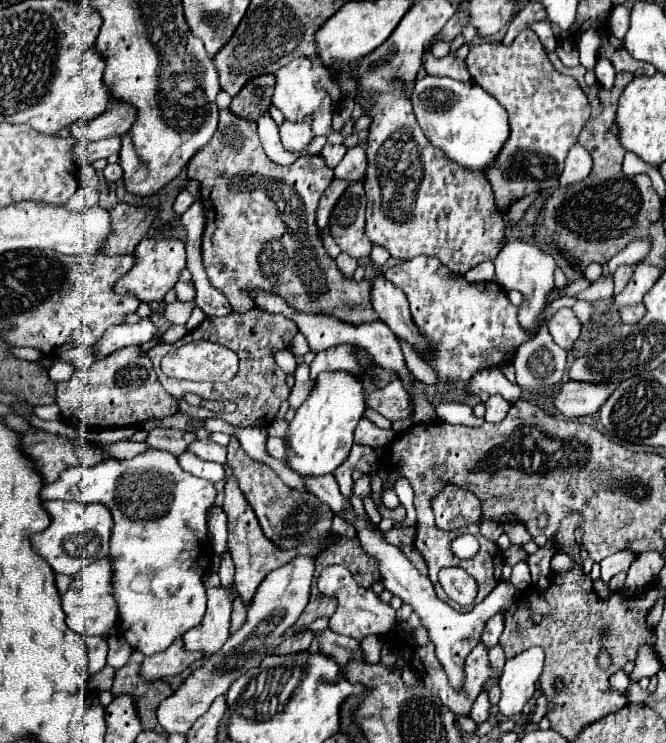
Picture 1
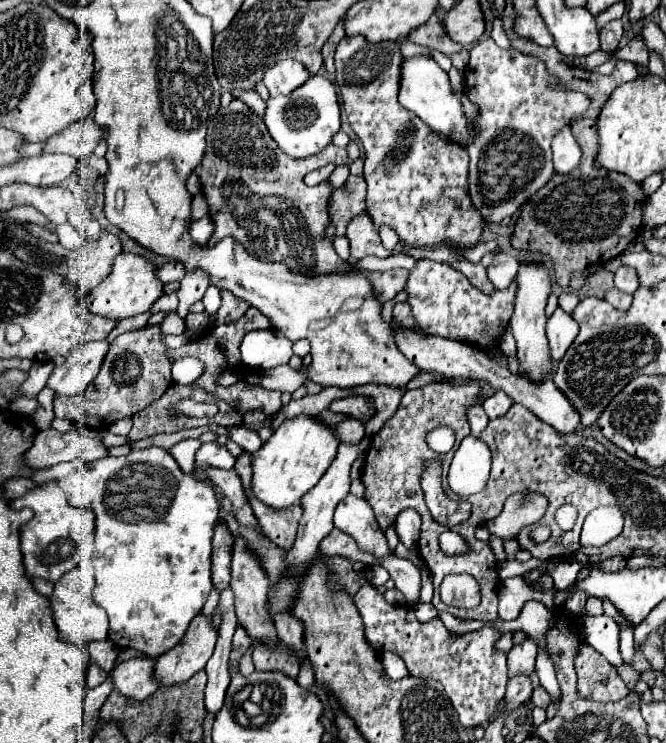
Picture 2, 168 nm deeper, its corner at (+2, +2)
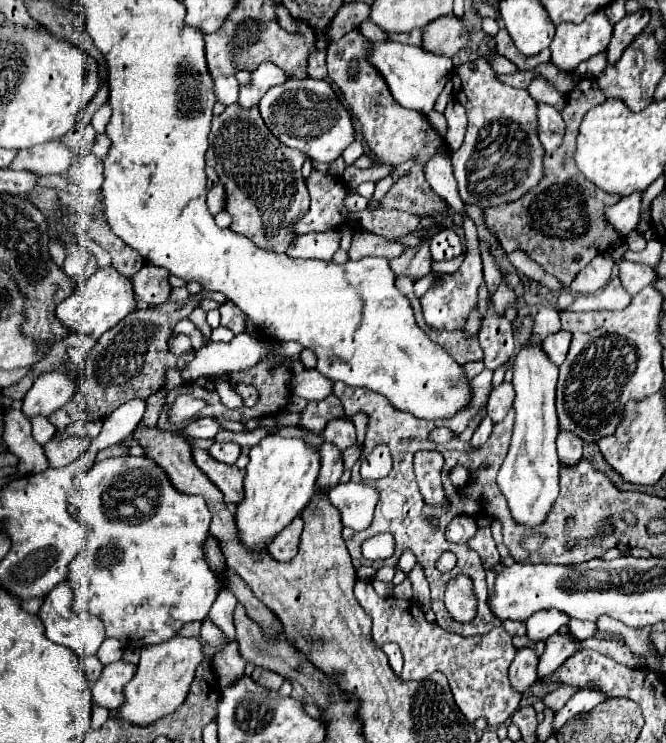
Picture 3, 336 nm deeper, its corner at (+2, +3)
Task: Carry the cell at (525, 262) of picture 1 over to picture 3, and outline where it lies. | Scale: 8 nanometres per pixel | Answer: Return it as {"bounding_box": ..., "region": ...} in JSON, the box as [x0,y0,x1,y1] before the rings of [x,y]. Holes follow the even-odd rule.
{"bounding_box":[497,339,559,525],"region":[[[529,339],[513,359],[513,387],[515,387],[515,427],[509,453],[499,469],[497,485],[507,497],[507,505],[517,523],[537,525],[545,521],[557,493],[559,493],[559,457],[555,439],[559,421],[555,413],[555,383],[557,365],[551,363],[541,343]]]}

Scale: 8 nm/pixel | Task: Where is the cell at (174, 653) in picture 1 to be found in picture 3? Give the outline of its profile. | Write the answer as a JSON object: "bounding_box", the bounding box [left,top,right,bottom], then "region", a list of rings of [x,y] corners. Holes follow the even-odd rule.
{"bounding_box":[93,661,135,709],"region":[[[115,661],[105,665],[99,681],[93,685],[93,703],[103,705],[107,709],[121,707],[125,703],[123,687],[135,675],[135,665],[125,661]]]}

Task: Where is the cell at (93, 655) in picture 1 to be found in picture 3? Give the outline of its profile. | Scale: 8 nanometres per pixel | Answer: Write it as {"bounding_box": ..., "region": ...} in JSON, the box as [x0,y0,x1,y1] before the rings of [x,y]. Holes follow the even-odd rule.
{"bounding_box":[97,639,123,665],"region":[[[105,639],[97,651],[97,657],[103,665],[109,665],[111,661],[119,661],[123,655],[123,645],[117,639]]]}

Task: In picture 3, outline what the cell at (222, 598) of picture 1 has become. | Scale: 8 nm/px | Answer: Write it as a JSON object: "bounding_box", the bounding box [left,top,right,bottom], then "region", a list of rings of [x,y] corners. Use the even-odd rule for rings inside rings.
{"bounding_box":[119,637,205,725],"region":[[[181,637],[169,639],[167,643],[159,643],[155,647],[143,647],[141,659],[137,665],[137,675],[125,687],[125,705],[121,707],[119,717],[137,725],[149,725],[163,715],[175,711],[179,703],[189,693],[189,685],[195,677],[195,669],[203,663],[205,653],[199,637]]]}

